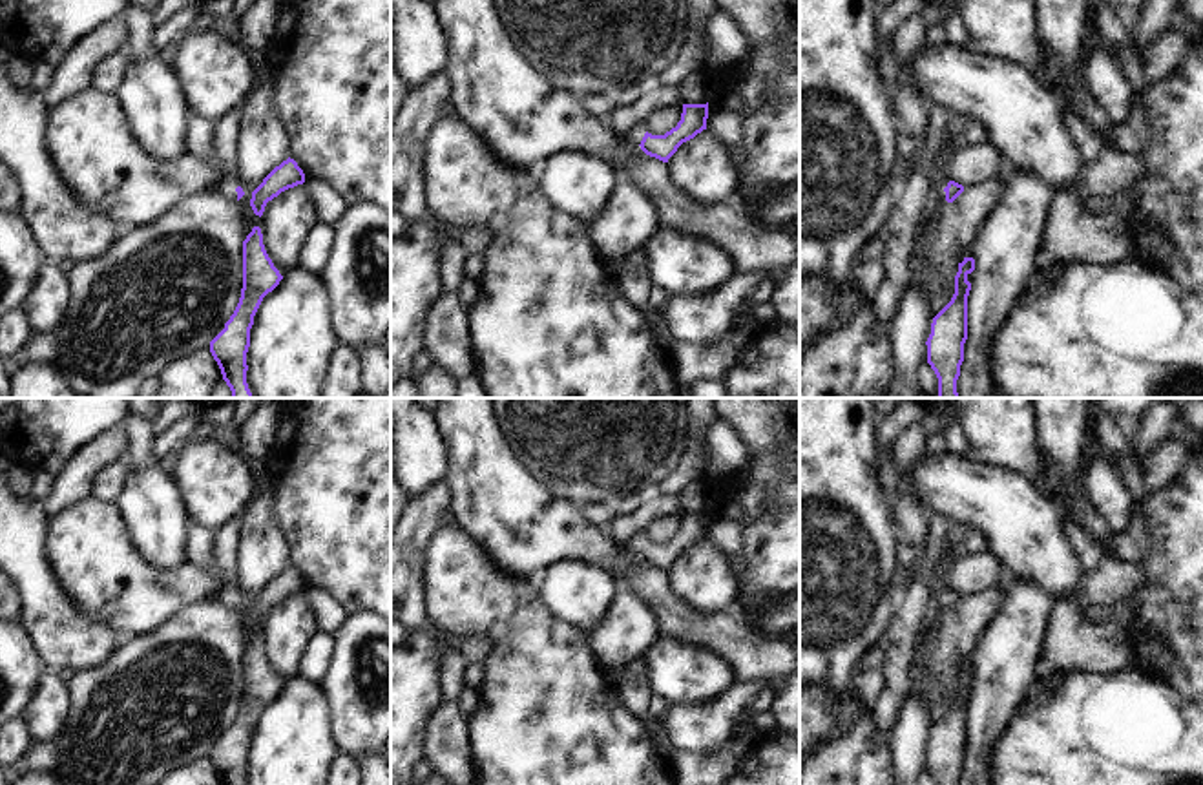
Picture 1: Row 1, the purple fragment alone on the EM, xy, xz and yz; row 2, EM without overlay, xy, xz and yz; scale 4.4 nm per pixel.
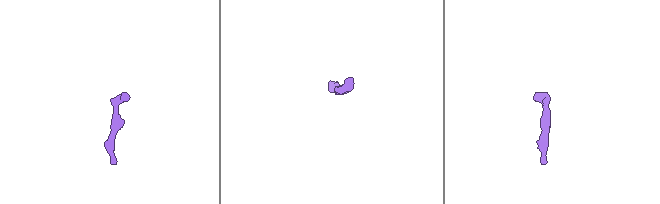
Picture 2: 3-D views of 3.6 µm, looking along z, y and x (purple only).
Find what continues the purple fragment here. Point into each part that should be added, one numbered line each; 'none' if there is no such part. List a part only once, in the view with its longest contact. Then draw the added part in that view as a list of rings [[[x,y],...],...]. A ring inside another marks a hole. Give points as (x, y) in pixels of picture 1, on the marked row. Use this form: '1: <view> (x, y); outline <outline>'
1: yz (926, 159); outline [[[927,102],[927,139],[922,148],[915,150],[909,157],[898,157],[898,173],[922,172],[940,190],[942,201],[946,201],[944,188],[947,186],[949,173],[940,170],[940,152],[949,137],[947,110]]]

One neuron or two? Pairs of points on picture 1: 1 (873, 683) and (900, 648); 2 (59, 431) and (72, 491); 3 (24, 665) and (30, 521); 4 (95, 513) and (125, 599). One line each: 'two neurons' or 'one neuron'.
1: two neurons
2: two neurons
3: two neurons
4: one neuron

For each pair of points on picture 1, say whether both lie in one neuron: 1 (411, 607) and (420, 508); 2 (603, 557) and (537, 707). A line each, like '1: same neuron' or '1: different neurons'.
1: same neuron
2: different neurons

